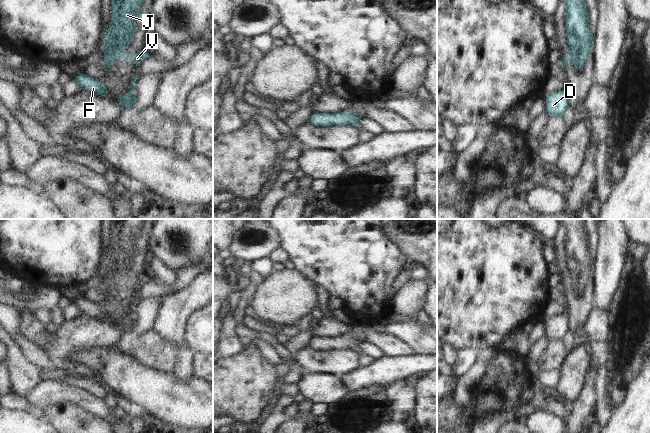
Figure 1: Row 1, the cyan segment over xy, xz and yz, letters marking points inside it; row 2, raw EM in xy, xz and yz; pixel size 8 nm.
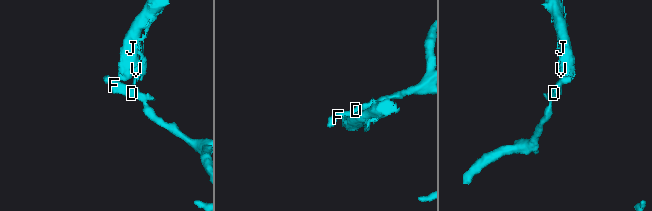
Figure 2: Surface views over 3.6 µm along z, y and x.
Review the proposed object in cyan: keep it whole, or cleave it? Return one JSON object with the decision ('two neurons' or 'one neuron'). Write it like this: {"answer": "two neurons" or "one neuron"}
{"answer": "two neurons"}

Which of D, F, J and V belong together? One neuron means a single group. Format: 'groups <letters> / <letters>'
groups D F / J V

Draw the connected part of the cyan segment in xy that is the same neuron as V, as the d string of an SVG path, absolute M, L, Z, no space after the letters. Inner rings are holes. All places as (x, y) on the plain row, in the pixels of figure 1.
M115 219L112 223L112 247L108 254L105 254L105 266L102 269L105 289L110 293L119 281L124 287L130 282L134 288L140 290L141 286L149 281L152 274L153 252L151 247L152 237L137 237L136 234L143 230L144 225L150 225L153 219ZM149 241L149 266L147 270L134 279L125 277L125 273L134 264L136 256L136 242Z

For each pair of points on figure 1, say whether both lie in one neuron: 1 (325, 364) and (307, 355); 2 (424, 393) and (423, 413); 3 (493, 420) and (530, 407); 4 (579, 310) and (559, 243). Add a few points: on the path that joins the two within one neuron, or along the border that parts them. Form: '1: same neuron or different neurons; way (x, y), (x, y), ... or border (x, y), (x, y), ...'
1: same neuron; way (321, 363), (311, 359)
2: same neuron; way (424, 398), (424, 408)
3: same neuron; way (502, 419), (521, 410)
4: same neuron; way (579, 293), (575, 260)

